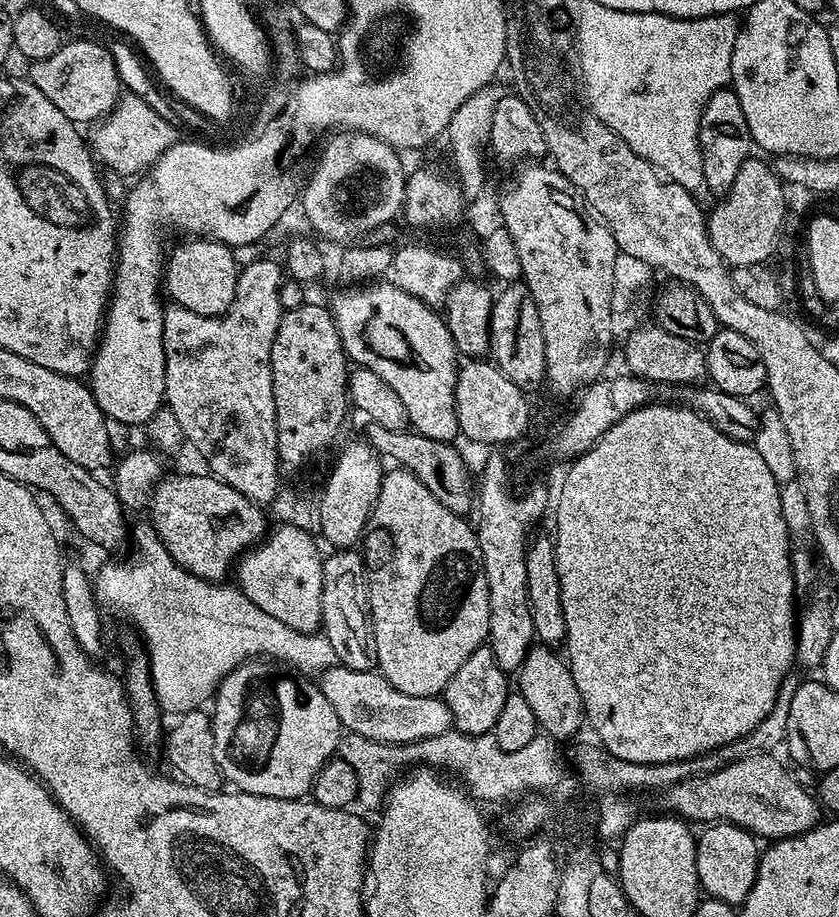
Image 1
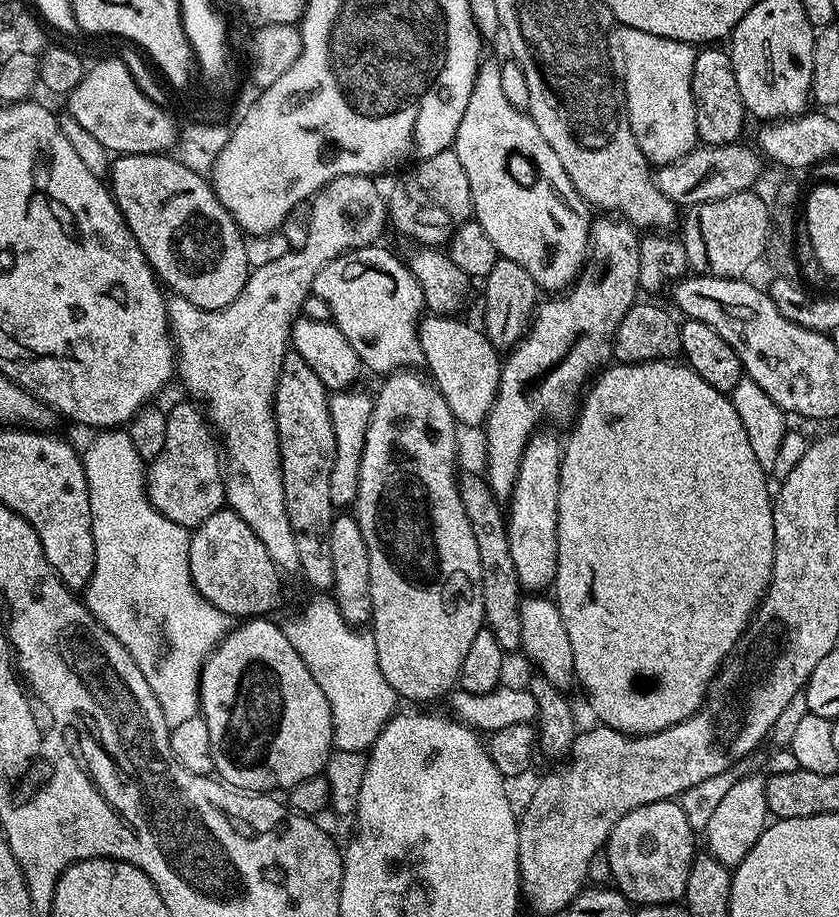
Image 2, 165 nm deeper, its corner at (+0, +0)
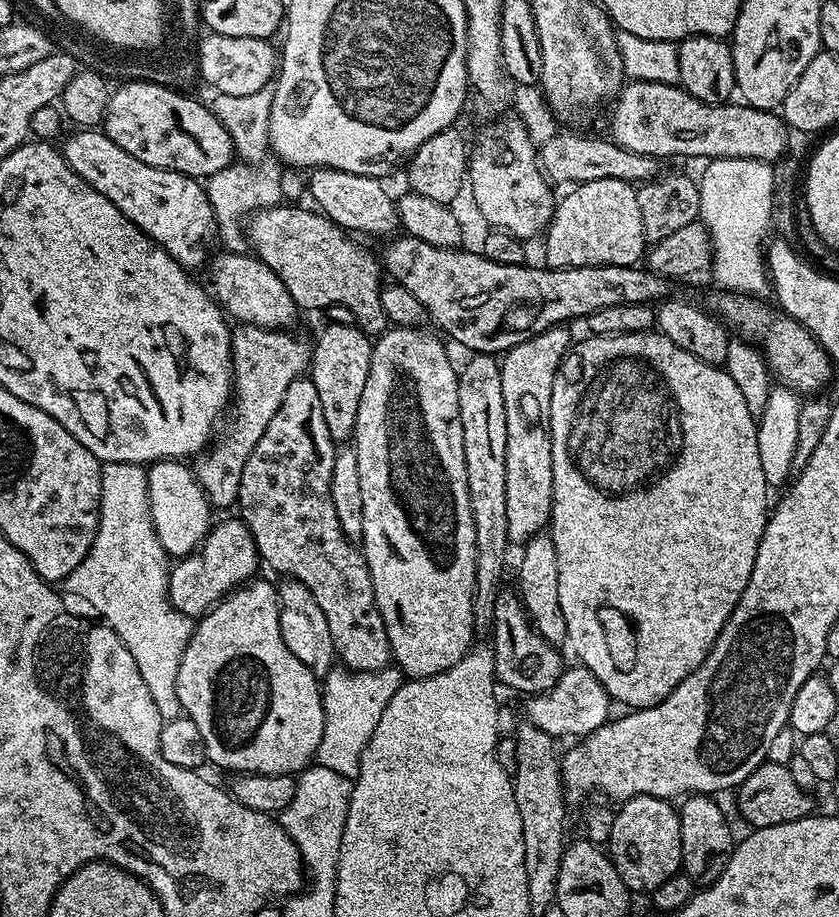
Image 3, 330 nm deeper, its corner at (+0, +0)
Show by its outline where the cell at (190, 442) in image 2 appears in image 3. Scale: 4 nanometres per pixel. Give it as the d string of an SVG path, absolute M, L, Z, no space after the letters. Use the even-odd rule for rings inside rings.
M237 323L231 329L234 404L240 407L240 413L232 429L225 434L224 441L213 443L194 460L196 481L208 495L208 503L213 509L220 510L236 504L246 458L250 458L254 446L258 446L258 438L266 434L266 426L270 426L270 418L274 418L282 406L282 398L286 398L290 382L301 379L309 371L309 341L294 333L292 330L276 331L243 323Z

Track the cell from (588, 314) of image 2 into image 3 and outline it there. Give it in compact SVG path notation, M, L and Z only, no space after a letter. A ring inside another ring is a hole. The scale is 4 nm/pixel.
M598 178L594 182L577 184L564 197L557 199L554 204L552 221L548 223L546 237L552 244L560 240L572 240L568 248L577 265L581 264L627 264L635 265L636 260L645 255L646 241L644 239L644 227L642 226L642 214L638 211L638 198L636 188L627 184L625 180L618 178Z

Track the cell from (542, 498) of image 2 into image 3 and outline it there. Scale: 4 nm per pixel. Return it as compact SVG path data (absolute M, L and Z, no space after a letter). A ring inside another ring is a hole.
M564 326L547 328L509 348L500 360L506 402L506 522L508 538L520 546L549 527L554 498L554 458L550 438L550 394L560 363L574 337Z

